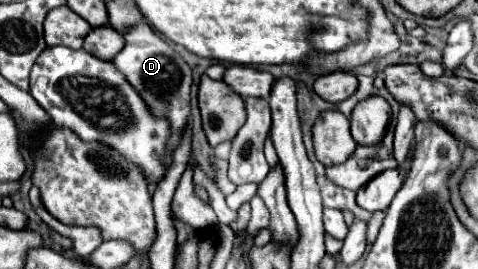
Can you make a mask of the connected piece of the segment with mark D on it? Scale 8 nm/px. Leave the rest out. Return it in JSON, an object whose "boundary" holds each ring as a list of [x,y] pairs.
{"boundary":[[[140,23],[124,31],[126,45],[112,61],[116,69],[128,79],[128,83],[138,91],[138,95],[148,103],[152,115],[160,119],[168,119],[172,127],[172,135],[168,141],[168,151],[174,151],[180,145],[182,131],[188,125],[190,119],[190,85],[192,85],[192,71],[188,63],[174,51],[174,47],[168,41],[162,41],[160,35],[156,35],[148,23]]]}

